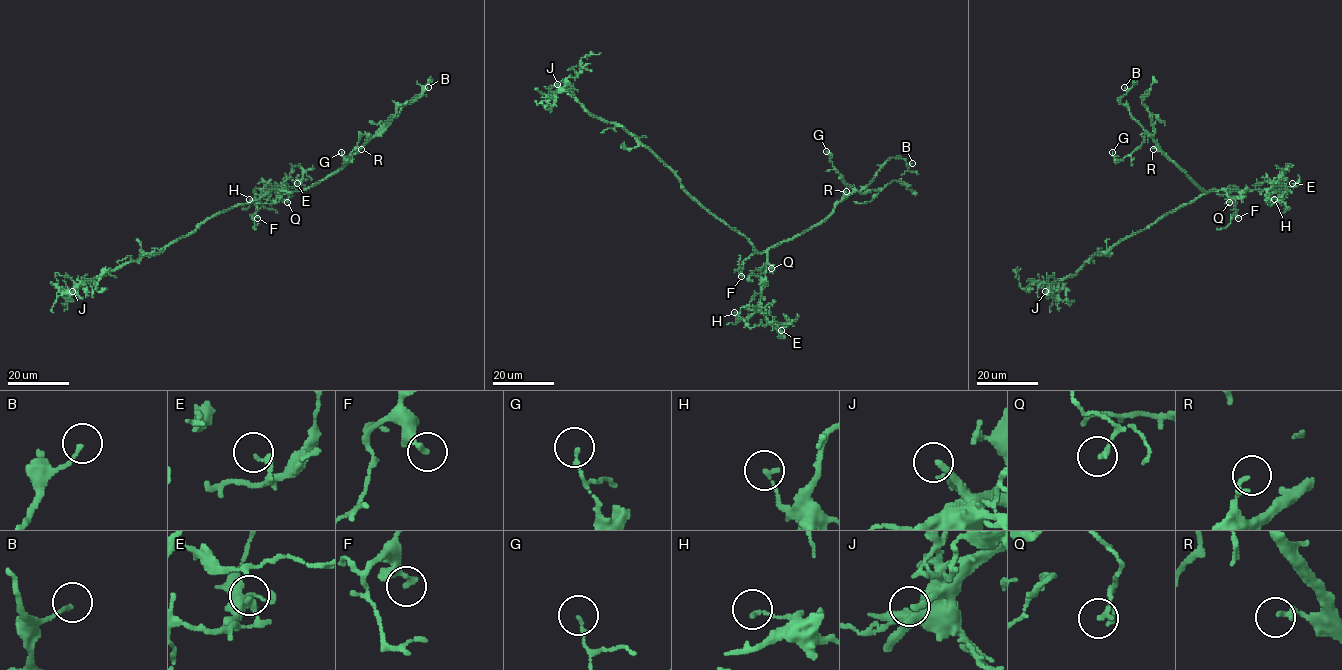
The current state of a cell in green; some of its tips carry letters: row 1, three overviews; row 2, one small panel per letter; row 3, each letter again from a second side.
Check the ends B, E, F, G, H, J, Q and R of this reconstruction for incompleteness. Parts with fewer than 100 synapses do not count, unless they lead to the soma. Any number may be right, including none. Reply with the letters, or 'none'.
J

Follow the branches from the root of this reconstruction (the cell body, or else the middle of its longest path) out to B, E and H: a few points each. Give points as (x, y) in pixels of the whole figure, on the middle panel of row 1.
B: (719, 220), (741, 233), (758, 253), (764, 253), (820, 223), (839, 202), (863, 190), (890, 158), (912, 163)
E: (719, 220), (741, 233), (758, 253), (766, 253), (767, 262), (761, 274), (759, 309), (770, 323), (781, 330)
H: (719, 220), (741, 233), (758, 253), (767, 254), (758, 309), (755, 312), (746, 305), (737, 316), (734, 312)

